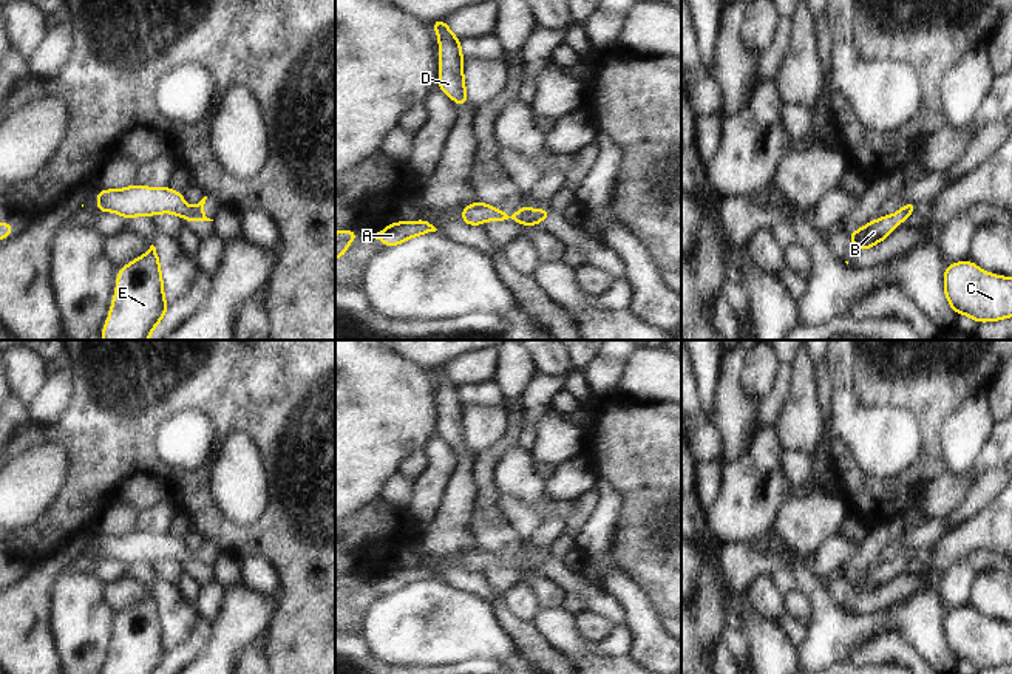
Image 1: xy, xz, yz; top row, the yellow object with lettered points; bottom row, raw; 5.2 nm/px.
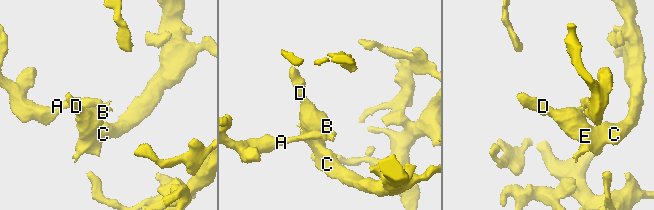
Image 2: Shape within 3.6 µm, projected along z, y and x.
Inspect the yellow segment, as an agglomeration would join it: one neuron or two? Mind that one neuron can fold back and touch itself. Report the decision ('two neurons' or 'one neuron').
two neurons

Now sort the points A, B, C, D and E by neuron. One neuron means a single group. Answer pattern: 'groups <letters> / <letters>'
groups A / B C D E

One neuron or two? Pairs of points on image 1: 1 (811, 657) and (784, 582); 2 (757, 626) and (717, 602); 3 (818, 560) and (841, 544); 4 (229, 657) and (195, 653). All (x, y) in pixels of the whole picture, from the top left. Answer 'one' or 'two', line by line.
1: two
2: one
3: one
4: two

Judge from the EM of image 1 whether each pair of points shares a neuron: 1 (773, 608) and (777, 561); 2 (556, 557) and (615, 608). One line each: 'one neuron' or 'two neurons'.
1: two neurons
2: one neuron

